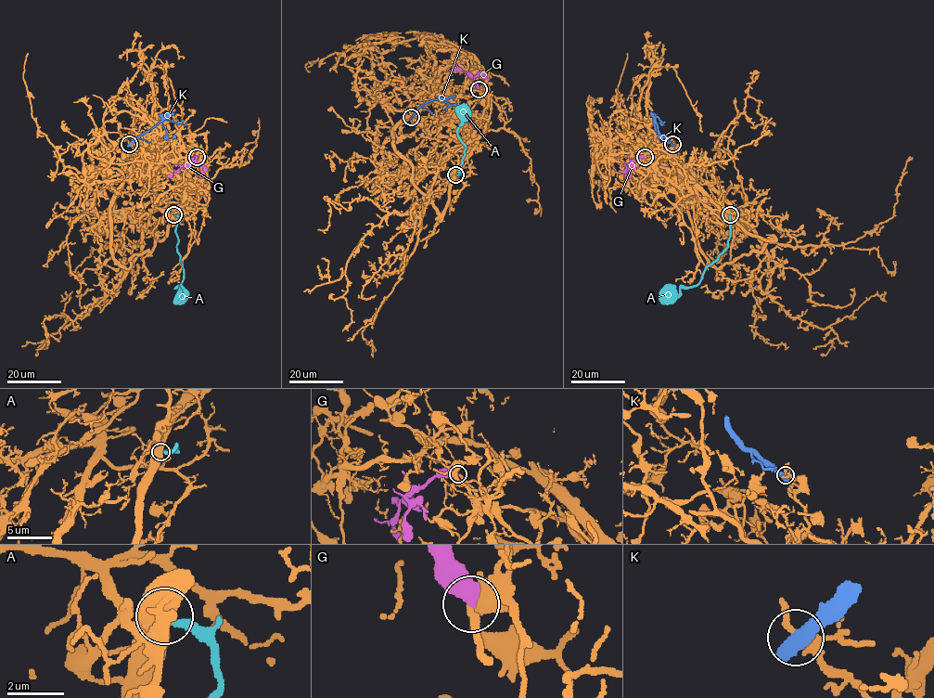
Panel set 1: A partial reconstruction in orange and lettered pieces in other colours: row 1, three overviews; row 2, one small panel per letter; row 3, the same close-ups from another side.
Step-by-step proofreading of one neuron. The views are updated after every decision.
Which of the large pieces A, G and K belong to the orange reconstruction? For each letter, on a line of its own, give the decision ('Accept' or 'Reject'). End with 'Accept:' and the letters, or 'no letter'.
A: Reject
G: Accept
K: Reject
Accept: G

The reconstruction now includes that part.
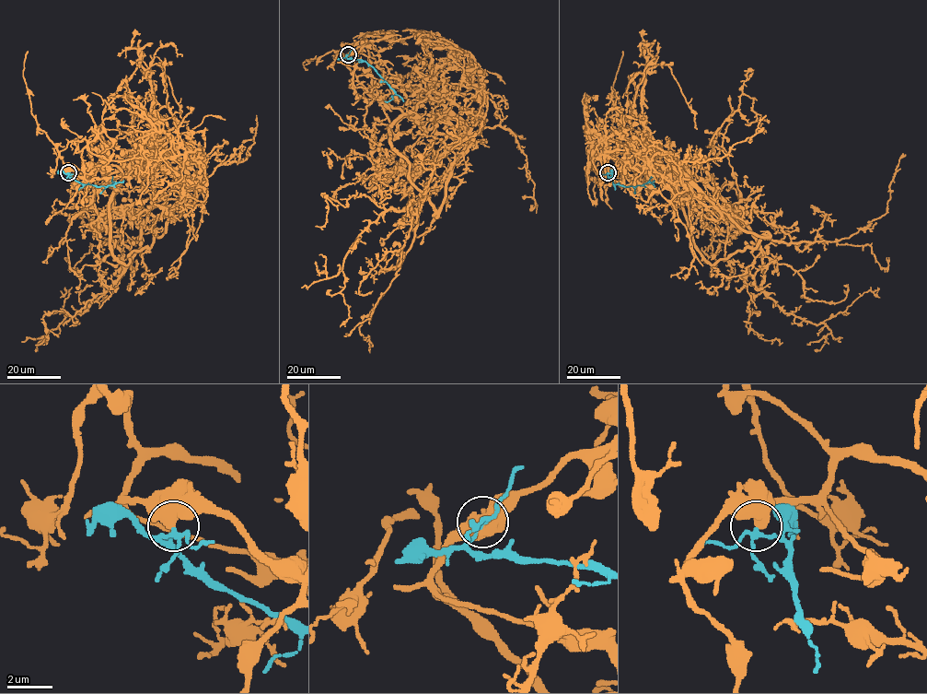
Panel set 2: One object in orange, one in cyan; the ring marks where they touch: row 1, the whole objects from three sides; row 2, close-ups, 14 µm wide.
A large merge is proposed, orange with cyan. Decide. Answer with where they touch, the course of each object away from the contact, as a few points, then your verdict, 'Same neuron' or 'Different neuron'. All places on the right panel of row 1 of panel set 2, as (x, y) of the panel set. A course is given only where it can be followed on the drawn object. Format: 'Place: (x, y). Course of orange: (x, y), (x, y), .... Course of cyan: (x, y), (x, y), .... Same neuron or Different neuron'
Place: (608, 172). Course of orange: (608, 172), (680, 160), (747, 229), (762, 291), (784, 312), (819, 323), (878, 291). Course of cyan: (608, 172), (614, 184), (636, 186), (649, 182), (654, 186). Different neuron

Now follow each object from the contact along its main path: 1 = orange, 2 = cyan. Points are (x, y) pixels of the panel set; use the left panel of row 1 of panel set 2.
1: (68, 172), (150, 162), (154, 204), (125, 271), (63, 323), (60, 291)
2: (68, 172), (75, 180), (98, 186), (115, 182), (105, 186)

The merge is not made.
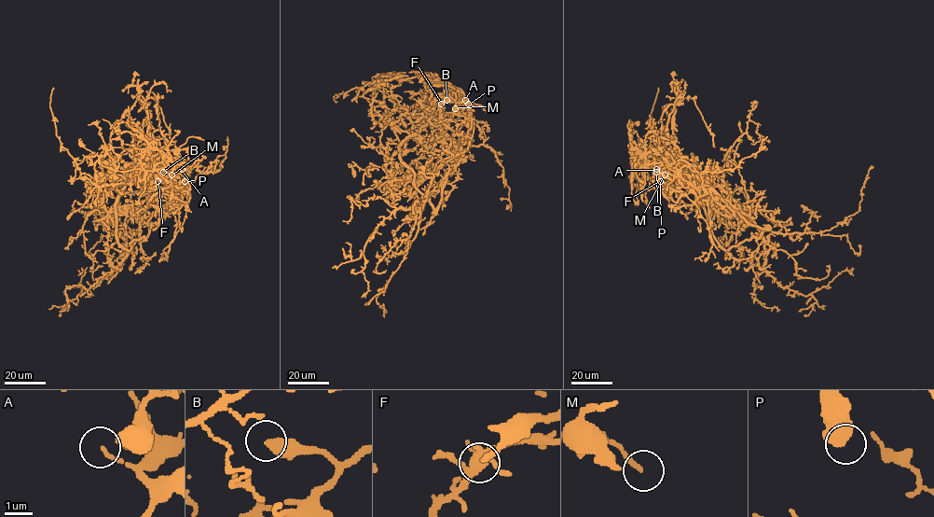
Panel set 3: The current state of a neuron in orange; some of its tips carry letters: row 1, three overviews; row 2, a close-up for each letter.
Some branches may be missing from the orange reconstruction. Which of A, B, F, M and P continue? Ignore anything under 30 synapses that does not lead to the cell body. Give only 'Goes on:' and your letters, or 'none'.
Goes on: none

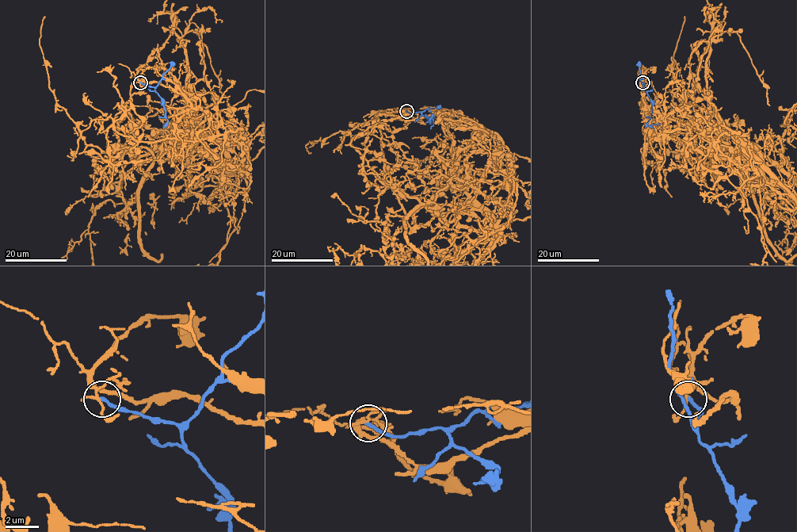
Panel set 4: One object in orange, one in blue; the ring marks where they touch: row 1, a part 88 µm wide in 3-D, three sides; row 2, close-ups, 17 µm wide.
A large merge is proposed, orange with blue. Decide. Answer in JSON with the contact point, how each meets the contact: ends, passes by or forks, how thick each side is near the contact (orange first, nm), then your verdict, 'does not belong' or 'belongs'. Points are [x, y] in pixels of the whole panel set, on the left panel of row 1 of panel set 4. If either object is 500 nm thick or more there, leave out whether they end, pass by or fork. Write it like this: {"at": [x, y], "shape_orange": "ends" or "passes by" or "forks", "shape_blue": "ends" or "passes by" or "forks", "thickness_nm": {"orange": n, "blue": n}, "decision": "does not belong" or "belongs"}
{"at": [140, 82], "shape_orange": "forks", "shape_blue": "ends", "thickness_nm": {"orange": 120, "blue": 200}, "decision": "does not belong"}

